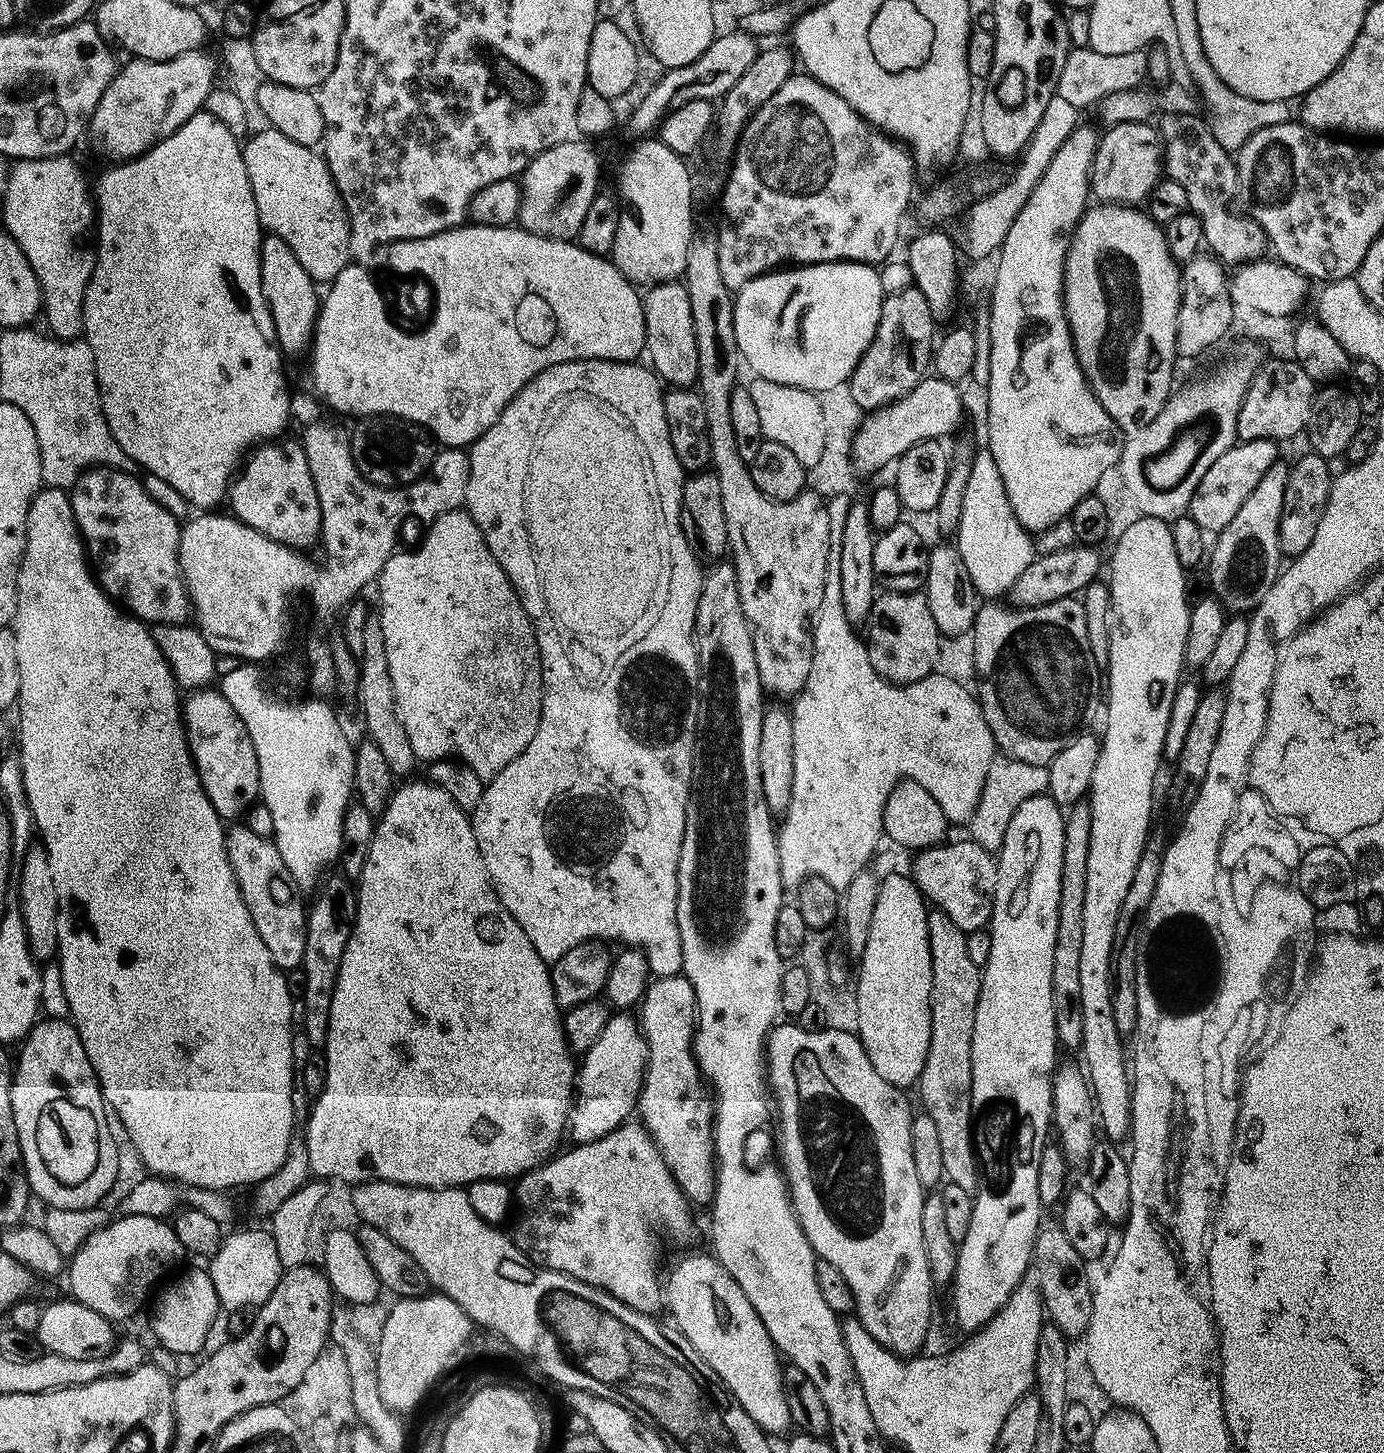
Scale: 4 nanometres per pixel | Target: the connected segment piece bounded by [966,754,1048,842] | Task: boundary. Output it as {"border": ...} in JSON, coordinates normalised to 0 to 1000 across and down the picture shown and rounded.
{"border":[[[720,519],[715,524],[715,530],[712,533],[712,541],[710,541],[710,549],[707,549],[707,555],[698,568],[699,577],[706,579],[722,579],[727,577],[727,571],[730,568],[730,563],[736,558],[736,555],[748,548],[753,548],[757,544],[757,530],[754,526],[738,524],[732,520]]]}

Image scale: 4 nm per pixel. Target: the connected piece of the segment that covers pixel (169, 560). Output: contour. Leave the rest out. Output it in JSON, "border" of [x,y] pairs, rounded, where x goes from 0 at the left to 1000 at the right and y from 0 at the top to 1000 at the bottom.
{"border":[[[83,323],[77,327],[78,339],[52,341],[53,357],[58,363],[63,385],[71,394],[72,404],[102,428],[134,429],[137,426],[137,414],[129,387],[131,359],[127,359],[126,354],[107,339],[100,327]]]}

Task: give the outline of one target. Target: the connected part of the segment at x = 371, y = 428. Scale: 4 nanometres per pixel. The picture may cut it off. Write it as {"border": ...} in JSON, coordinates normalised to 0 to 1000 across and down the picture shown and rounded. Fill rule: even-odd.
{"border":[[[267,286],[257,290],[257,295],[254,295],[254,315],[259,323],[268,333],[277,336],[285,336],[298,333],[311,323],[312,317],[315,315],[316,308],[311,298],[303,292],[297,292],[296,289],[288,289],[285,286]]]}

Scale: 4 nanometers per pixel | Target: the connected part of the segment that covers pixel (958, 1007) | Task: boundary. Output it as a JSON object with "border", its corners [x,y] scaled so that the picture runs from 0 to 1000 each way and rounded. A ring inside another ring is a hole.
{"border":[[[671,627],[671,645],[672,646],[672,723],[669,734],[663,744],[667,765],[675,769],[679,781],[681,805],[684,814],[695,816],[704,821],[708,817],[707,802],[703,789],[704,772],[702,770],[702,715],[704,698],[708,686],[710,667],[704,665],[698,654],[699,641],[696,641],[684,628]]]}

